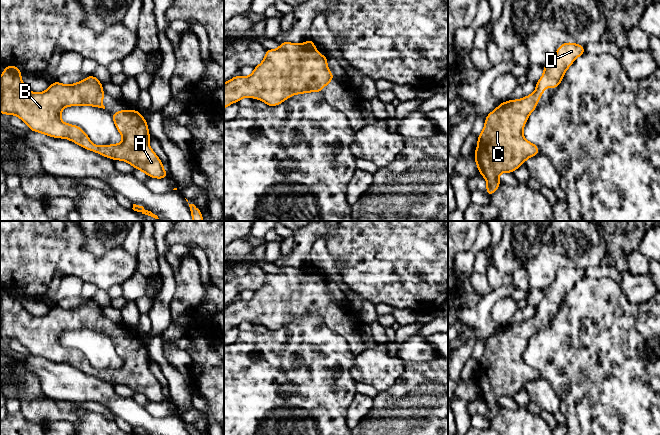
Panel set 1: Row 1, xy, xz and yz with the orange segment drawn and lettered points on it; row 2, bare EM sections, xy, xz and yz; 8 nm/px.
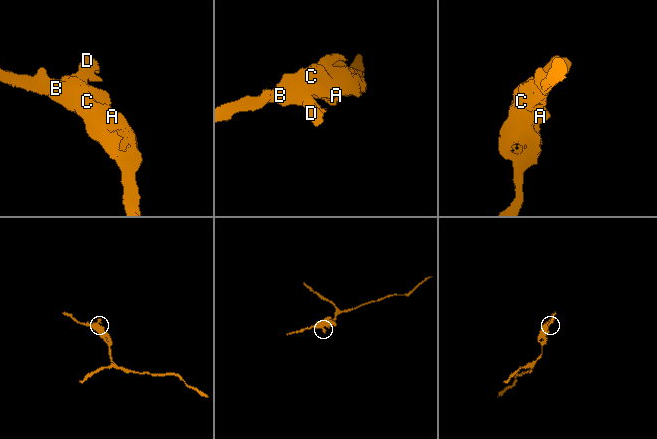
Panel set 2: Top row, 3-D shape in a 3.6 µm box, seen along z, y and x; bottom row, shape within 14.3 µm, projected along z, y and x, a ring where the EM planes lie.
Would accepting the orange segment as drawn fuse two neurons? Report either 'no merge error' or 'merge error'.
no merge error

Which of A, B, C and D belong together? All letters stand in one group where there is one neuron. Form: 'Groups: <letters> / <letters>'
Groups: A B C D

